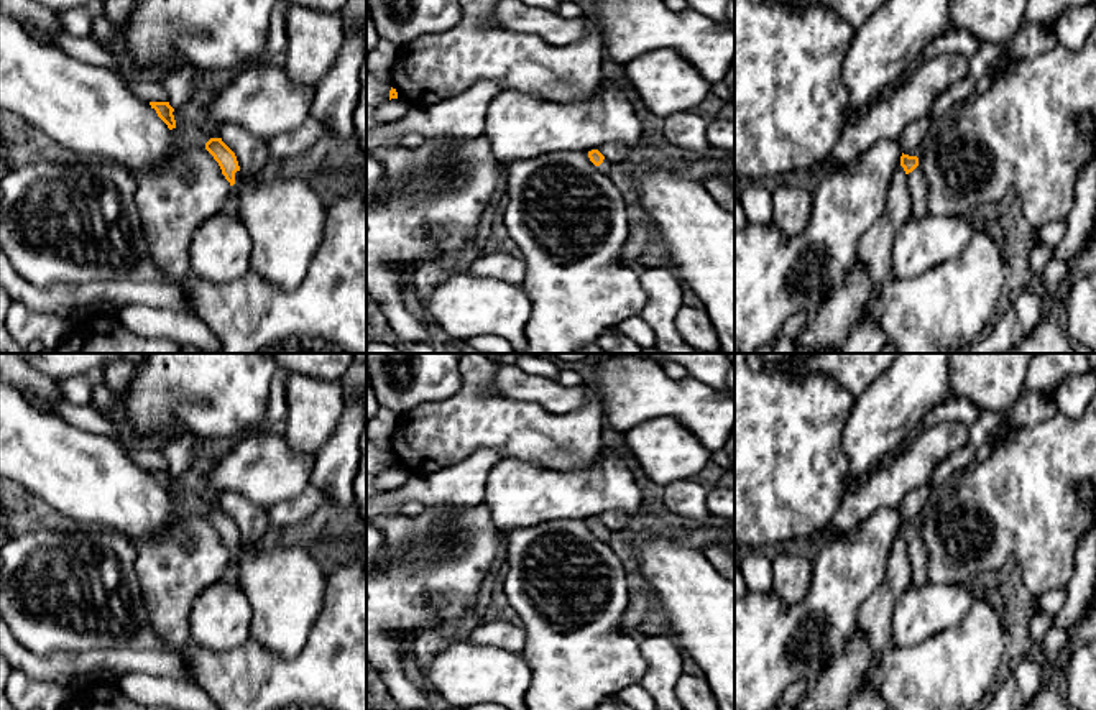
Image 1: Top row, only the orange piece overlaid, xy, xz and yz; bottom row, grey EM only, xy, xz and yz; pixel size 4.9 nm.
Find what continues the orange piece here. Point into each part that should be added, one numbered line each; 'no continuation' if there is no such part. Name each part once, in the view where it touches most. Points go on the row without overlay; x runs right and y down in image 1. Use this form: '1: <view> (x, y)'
1: xy (285, 585)

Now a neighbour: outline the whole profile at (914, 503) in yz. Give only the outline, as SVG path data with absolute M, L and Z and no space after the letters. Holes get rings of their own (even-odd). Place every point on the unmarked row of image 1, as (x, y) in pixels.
M923 485L905 495L899 506L900 519L915 524L917 516L925 509L927 503L940 493L943 486Z

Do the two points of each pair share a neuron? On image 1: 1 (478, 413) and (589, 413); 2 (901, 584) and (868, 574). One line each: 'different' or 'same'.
1: same
2: different

